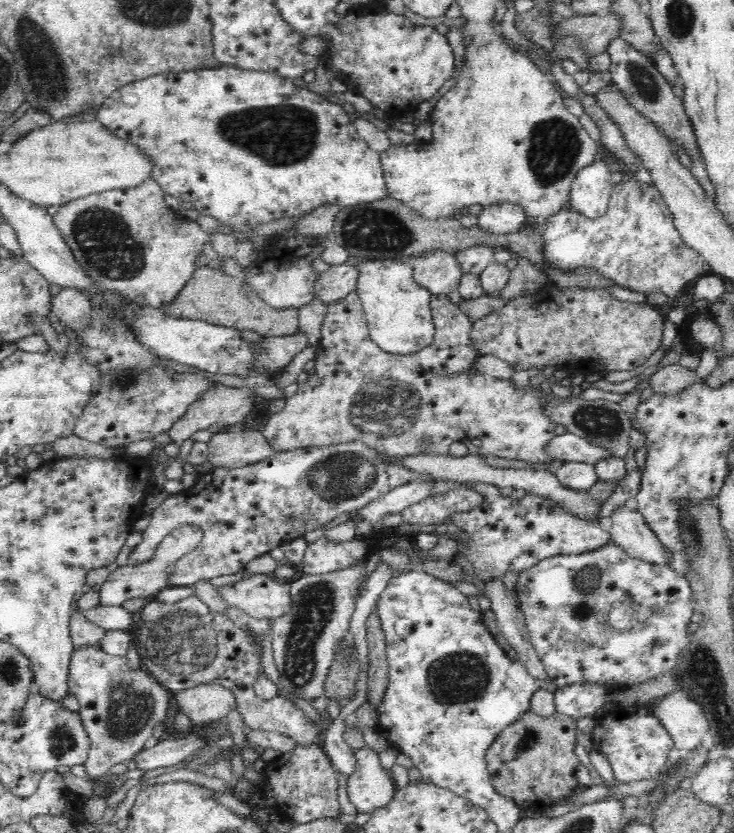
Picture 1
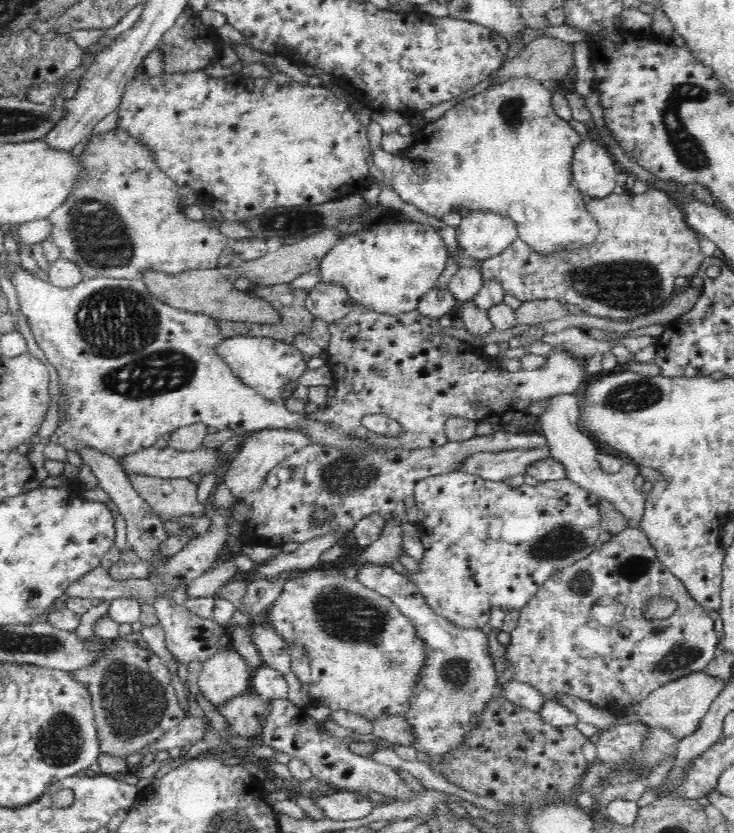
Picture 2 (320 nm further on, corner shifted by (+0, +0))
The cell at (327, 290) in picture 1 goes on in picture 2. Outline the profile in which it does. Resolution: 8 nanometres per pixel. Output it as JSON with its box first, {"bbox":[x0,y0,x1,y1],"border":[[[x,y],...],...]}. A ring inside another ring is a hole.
{"bbox":[305,281,352,321],"border":[[[320,281],[306,293],[305,307],[314,318],[339,321],[351,309],[352,297],[340,283]]]}

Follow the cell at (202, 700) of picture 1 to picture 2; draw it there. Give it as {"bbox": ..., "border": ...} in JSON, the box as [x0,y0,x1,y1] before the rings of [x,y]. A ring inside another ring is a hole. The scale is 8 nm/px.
{"bbox":[199,648,252,710],"border":[[[230,648],[203,663],[199,674],[202,696],[220,710],[249,690],[252,672],[236,650]]]}

